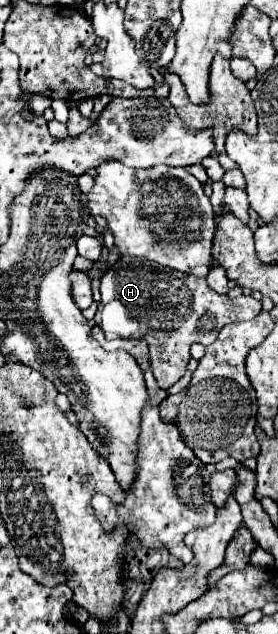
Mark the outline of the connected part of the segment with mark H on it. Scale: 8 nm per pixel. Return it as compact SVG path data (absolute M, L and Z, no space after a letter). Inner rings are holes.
M121 256L101 280L101 306L95 314L95 322L99 320L97 326L105 332L109 340L113 338L145 340L149 344L149 362L151 362L153 376L161 388L169 390L185 374L187 362L189 362L189 346L193 342L211 344L225 324L251 320L259 312L261 312L261 302L257 302L253 296L229 298L209 288L205 278L195 278L195 276L177 274L177 272L165 274L165 268L157 268L153 262L145 258Z

